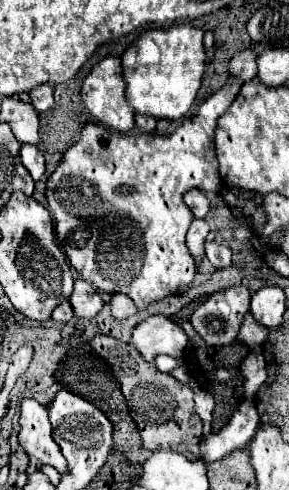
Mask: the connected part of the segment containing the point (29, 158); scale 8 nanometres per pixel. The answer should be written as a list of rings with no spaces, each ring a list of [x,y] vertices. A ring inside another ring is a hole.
[[[22,144],[22,150],[20,150],[20,156],[22,156],[22,162],[24,166],[28,168],[28,172],[32,174],[34,182],[38,182],[46,170],[46,164],[44,164],[44,156],[42,152],[32,146],[32,144]]]

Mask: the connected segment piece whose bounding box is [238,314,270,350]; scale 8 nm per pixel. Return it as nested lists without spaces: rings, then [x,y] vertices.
[[[246,314],[244,322],[242,322],[242,328],[240,328],[240,334],[238,334],[238,340],[244,342],[246,346],[250,346],[252,350],[256,350],[258,346],[262,346],[268,338],[268,328],[264,328],[262,324],[258,324],[252,314]]]

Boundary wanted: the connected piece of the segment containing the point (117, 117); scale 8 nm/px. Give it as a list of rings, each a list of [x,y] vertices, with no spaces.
[[[108,56],[102,62],[98,62],[98,66],[94,66],[94,70],[88,74],[88,78],[82,84],[82,100],[88,108],[88,112],[104,126],[120,130],[120,132],[128,132],[132,130],[134,124],[134,114],[126,96],[124,96],[124,74],[122,74],[122,64],[120,58]]]

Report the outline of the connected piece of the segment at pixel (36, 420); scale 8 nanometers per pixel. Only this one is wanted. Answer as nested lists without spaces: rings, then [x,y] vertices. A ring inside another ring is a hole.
[[[30,398],[22,400],[20,426],[22,430],[18,434],[18,442],[30,458],[36,458],[40,464],[54,466],[60,474],[68,472],[68,462],[64,460],[60,446],[52,438],[52,426],[46,406]]]

